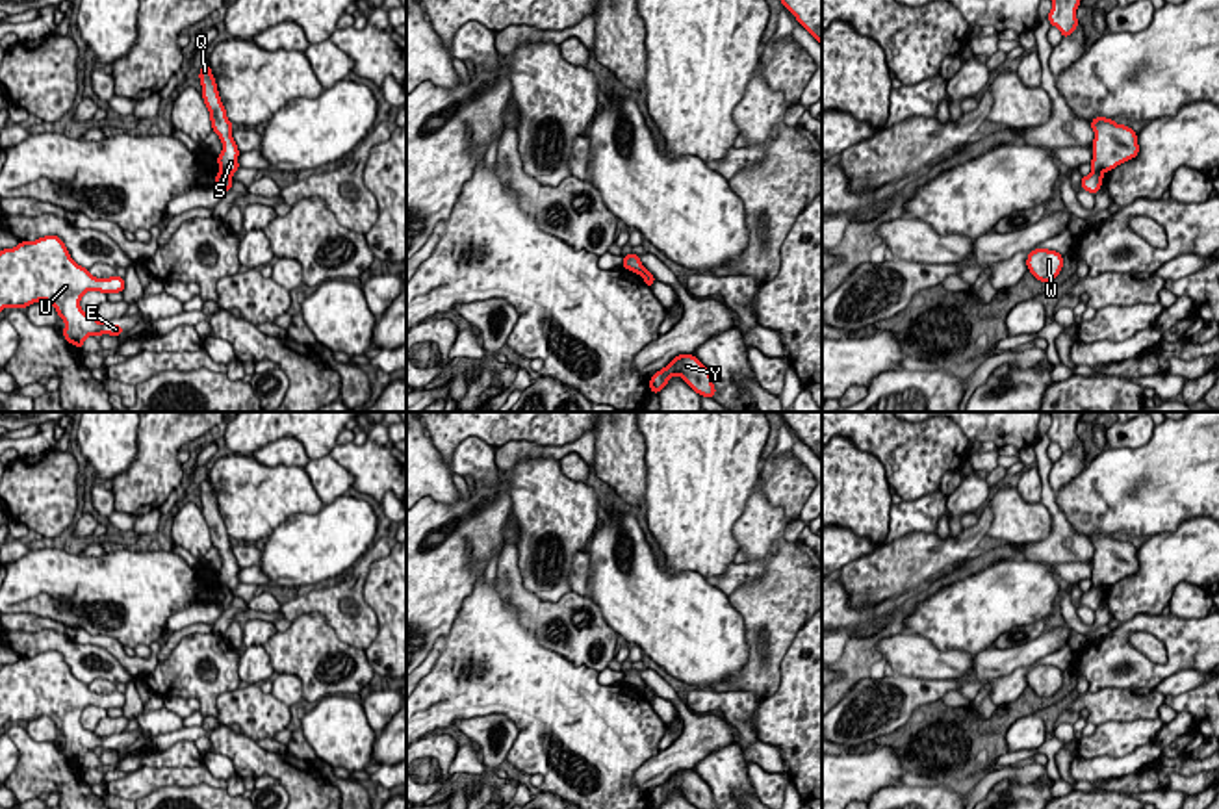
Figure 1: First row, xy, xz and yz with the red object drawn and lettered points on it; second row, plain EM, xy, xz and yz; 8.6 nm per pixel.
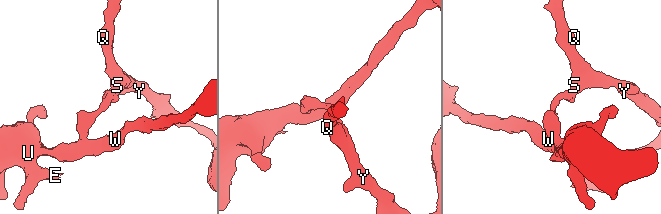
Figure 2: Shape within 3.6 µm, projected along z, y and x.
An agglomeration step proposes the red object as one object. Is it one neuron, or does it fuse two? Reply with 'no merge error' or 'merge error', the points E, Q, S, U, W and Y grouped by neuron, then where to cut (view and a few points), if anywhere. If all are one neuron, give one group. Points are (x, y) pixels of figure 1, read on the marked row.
merge error; E U W / Q S Y; cut in xy along (221, 167), (230, 175)

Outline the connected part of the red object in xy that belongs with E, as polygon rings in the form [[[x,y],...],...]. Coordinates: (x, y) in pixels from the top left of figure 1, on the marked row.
[[[45,236],[30,243],[20,241],[13,249],[0,250],[0,312],[7,306],[26,308],[48,301],[65,321],[65,340],[78,349],[91,334],[122,334],[122,325],[98,321],[82,312],[80,299],[83,293],[122,293],[124,286],[126,282],[119,275],[93,276],[71,258],[58,236]]]

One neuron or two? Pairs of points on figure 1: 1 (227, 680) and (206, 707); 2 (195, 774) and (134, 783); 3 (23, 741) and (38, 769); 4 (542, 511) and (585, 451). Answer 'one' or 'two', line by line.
1: one
2: one
3: one
4: two

